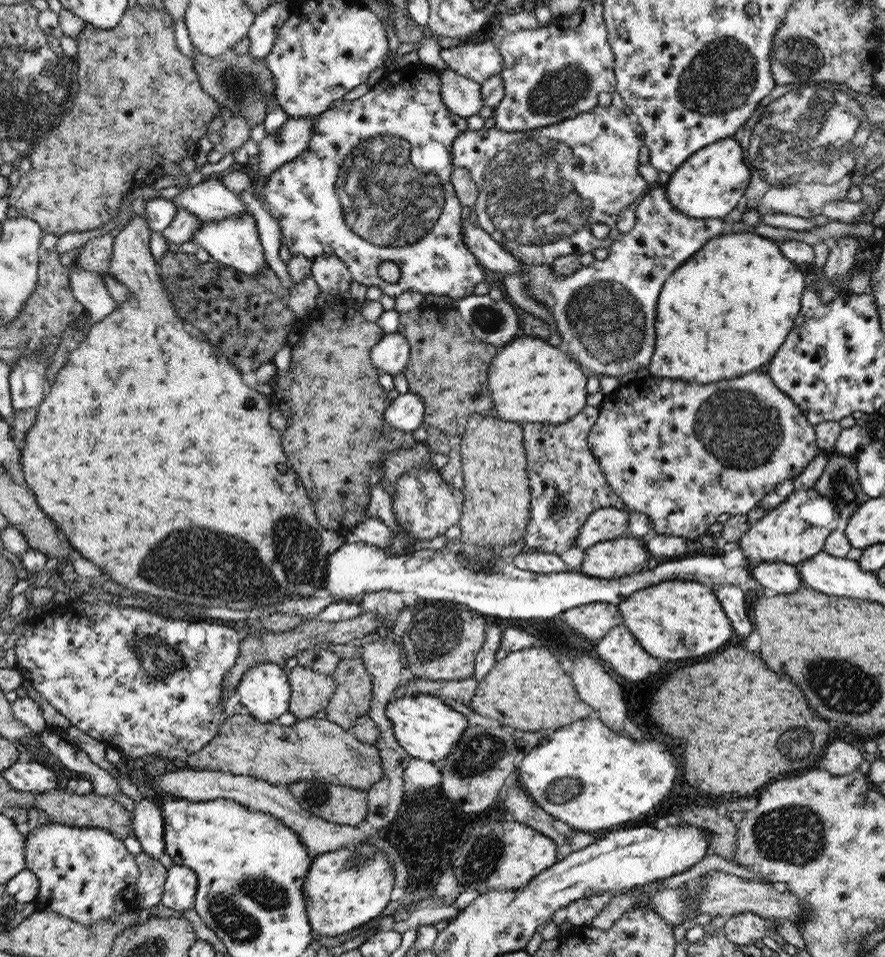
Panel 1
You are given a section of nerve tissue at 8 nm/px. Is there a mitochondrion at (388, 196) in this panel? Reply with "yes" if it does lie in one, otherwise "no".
yes

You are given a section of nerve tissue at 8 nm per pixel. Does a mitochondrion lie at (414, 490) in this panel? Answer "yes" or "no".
no

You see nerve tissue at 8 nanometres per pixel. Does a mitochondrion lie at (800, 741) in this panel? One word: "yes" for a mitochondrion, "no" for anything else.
yes

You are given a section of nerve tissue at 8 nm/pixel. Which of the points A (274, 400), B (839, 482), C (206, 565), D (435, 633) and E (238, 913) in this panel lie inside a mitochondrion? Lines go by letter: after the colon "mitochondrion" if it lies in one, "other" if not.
A: other
B: mitochondrion
C: mitochondrion
D: mitochondrion
E: mitochondrion

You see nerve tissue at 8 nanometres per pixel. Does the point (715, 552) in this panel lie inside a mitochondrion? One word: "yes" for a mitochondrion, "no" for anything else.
no

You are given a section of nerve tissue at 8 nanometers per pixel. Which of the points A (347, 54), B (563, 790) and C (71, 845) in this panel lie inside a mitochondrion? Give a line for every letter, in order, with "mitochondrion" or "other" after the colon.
A: other
B: mitochondrion
C: other

